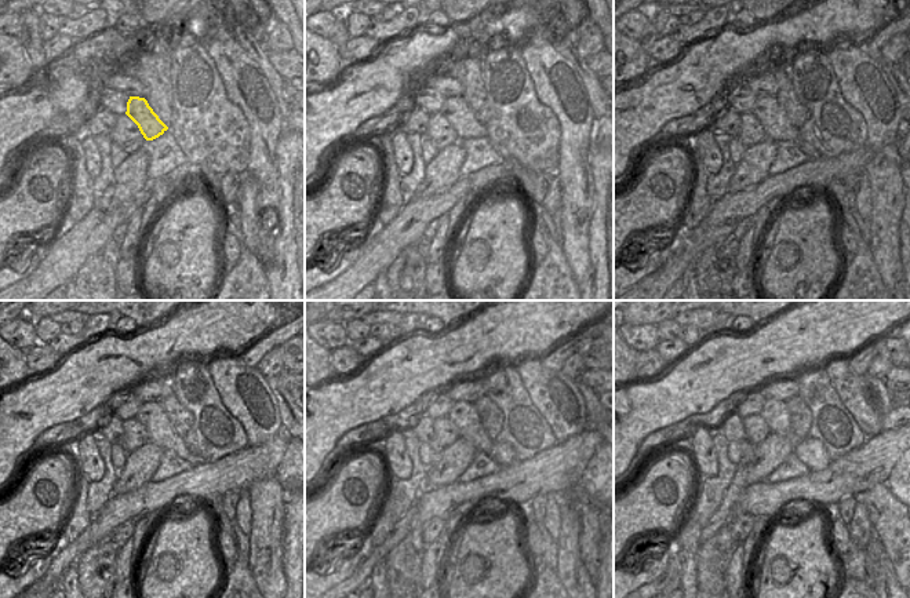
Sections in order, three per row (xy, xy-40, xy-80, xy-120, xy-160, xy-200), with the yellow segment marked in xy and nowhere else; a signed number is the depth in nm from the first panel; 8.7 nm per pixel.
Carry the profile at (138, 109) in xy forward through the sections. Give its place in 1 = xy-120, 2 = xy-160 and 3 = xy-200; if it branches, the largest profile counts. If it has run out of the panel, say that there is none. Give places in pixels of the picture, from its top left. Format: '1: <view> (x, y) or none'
1: xy-120 (152, 416)
2: xy-160 (463, 415)
3: xy-200 (775, 414)

